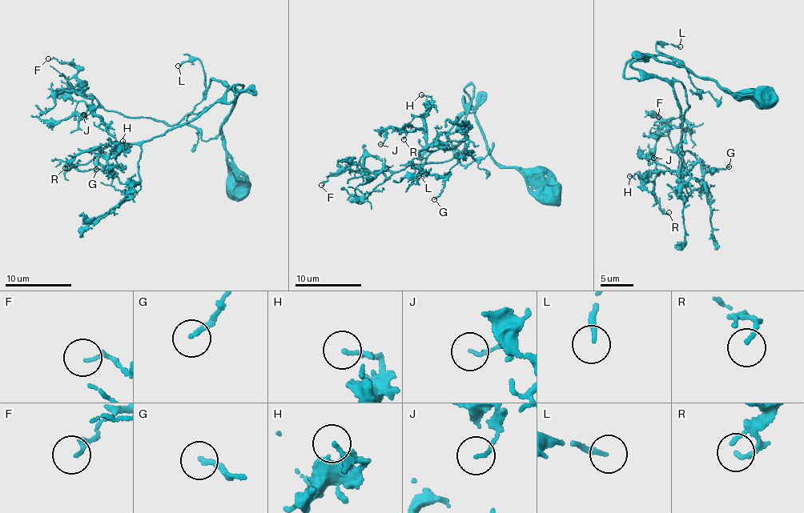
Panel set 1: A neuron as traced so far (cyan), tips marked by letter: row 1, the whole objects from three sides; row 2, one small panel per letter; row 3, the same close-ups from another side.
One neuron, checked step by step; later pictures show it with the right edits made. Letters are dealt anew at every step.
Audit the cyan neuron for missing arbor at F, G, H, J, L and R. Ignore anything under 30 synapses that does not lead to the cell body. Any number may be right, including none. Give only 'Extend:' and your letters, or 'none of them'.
Extend: L

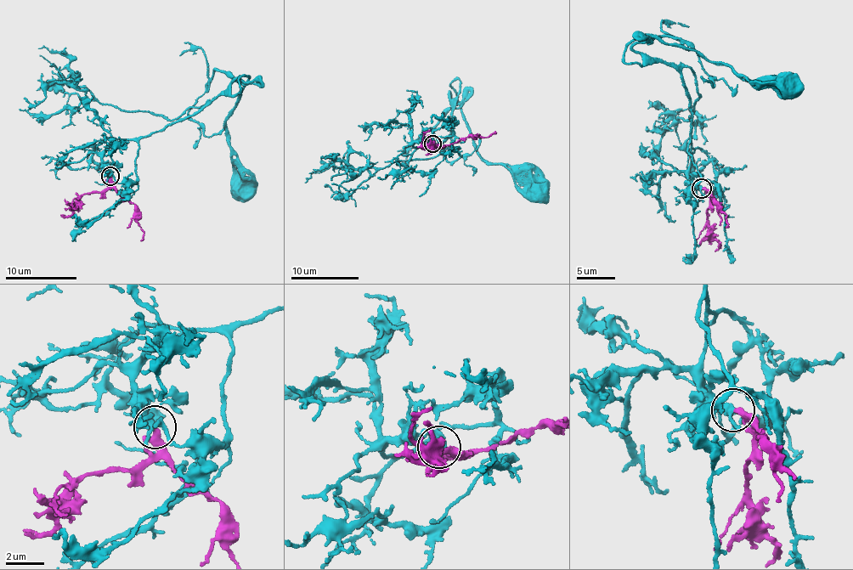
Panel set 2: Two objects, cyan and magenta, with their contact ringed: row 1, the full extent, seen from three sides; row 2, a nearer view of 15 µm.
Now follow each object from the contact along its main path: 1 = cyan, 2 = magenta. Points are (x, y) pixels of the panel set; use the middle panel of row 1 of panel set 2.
1: (432, 144), (412, 144), (437, 144), (450, 132), (449, 94), (462, 109), (480, 157), (517, 171), (538, 191)
2: (432, 144), (451, 145), (467, 136), (488, 138), (495, 132)

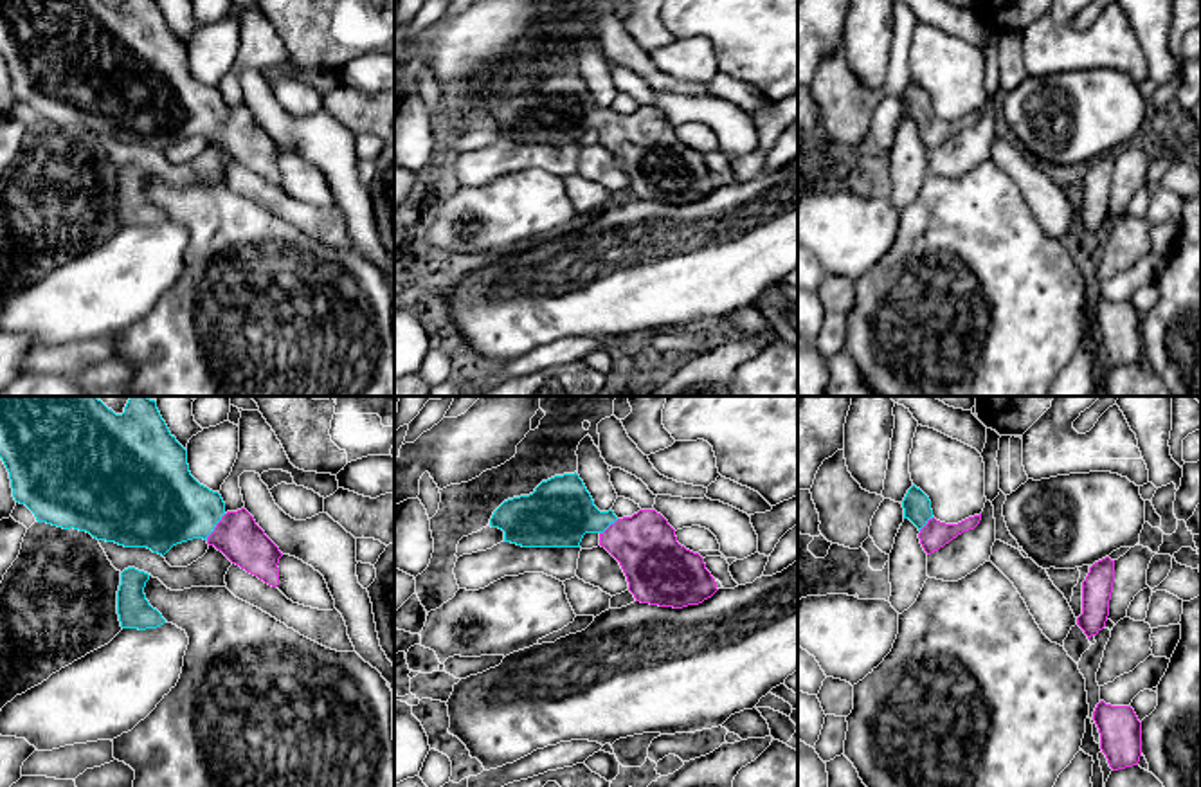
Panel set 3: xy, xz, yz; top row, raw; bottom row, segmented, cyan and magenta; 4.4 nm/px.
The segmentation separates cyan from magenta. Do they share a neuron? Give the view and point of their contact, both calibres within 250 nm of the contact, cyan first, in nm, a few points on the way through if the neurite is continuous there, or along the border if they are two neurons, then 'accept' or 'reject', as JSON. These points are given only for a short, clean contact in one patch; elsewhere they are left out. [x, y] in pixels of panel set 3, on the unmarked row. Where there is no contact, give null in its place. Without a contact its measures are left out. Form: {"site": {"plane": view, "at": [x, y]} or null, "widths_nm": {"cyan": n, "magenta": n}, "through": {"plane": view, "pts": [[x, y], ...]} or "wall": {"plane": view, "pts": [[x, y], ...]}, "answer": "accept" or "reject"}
{"site": {"plane": "xy", "at": [215, 123]}, "widths_nm": {"cyan": 360, "magenta": 200}, "through": {"plane": "xy", "pts": [[164, 101], [198, 108], [215, 123], [236, 132]]}, "answer": "accept"}

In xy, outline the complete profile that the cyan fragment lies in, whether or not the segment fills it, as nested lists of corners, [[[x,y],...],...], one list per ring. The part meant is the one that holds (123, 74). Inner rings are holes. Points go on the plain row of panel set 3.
[[[0,0],[0,54],[14,97],[25,101],[38,119],[86,128],[124,144],[148,144],[162,153],[176,140],[203,135],[247,169],[279,182],[279,144],[245,104],[227,108],[221,92],[191,72],[187,47],[169,29],[157,0],[126,0],[122,11],[104,0]]]

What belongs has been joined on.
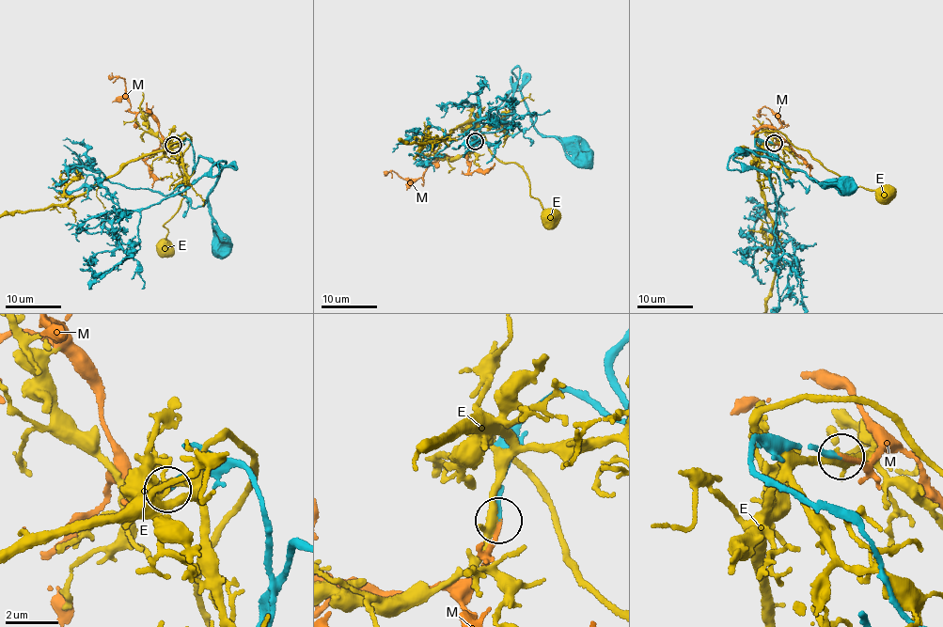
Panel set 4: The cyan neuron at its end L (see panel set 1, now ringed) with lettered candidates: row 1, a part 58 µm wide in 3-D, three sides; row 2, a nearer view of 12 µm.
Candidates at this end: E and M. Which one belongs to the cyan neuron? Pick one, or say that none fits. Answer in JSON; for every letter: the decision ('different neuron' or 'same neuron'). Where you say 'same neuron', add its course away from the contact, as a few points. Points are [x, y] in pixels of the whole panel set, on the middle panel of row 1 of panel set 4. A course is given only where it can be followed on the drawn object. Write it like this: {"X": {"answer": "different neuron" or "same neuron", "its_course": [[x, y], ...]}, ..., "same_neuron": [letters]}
{"E": {"answer": "different neuron"}, "M": {"answer": "same neuron"}, "same_neuron": ["M"]}

